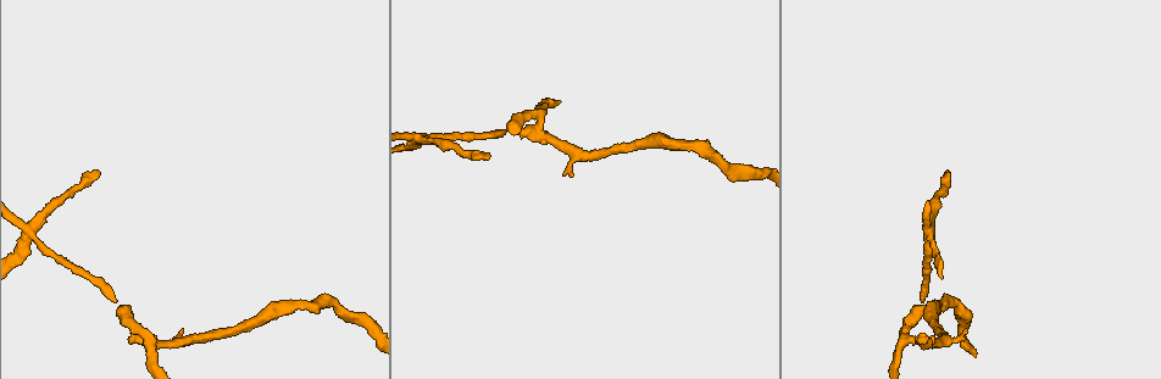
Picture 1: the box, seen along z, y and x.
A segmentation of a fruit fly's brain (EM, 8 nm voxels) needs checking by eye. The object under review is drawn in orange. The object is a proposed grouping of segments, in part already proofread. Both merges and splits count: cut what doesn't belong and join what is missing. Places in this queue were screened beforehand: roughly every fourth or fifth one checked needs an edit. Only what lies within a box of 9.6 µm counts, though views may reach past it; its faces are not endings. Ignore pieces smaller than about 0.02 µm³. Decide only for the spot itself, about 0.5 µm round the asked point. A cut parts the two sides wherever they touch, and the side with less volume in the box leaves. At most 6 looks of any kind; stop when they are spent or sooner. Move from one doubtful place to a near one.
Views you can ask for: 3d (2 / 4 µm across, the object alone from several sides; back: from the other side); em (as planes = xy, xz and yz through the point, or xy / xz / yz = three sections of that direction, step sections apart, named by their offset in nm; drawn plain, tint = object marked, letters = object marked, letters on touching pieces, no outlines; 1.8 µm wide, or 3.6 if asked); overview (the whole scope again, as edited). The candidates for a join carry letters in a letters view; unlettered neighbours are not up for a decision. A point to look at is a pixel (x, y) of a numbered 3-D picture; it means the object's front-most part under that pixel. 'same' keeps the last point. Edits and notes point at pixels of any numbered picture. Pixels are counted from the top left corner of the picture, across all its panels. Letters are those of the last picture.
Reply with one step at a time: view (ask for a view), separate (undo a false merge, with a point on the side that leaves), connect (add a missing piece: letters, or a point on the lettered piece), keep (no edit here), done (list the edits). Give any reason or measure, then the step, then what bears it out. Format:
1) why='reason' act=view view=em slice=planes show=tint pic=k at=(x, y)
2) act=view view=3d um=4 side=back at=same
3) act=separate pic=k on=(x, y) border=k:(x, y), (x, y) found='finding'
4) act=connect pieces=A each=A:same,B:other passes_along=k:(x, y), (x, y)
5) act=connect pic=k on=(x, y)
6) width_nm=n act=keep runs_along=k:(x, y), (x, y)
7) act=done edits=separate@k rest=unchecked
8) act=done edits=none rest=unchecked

why='branch stops here' act=view view=3d um=4 pic=1 at=(489, 157)

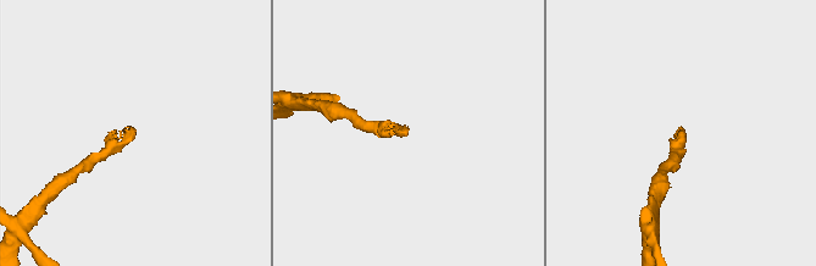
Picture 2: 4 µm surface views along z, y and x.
why='now the EM' act=view view=em slice=planes show=letters pic=2 at=(132, 128)

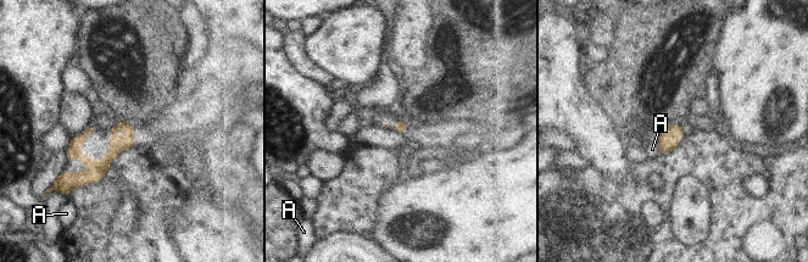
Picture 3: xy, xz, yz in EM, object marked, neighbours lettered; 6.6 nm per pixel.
longest_contact=A:80nm act=keep each=A:other runs_along=3:(129, 127), (112, 154), (82, 183) found='none of them fits'

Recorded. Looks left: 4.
why='four arms meet' act=view view=em slice=xz step=8 show=letters pic=1 at=(422, 137)

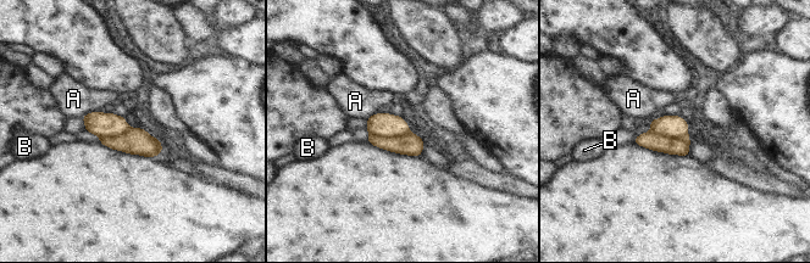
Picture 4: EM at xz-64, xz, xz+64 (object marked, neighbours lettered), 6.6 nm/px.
act=view view=em slice=planes show=letters at=same

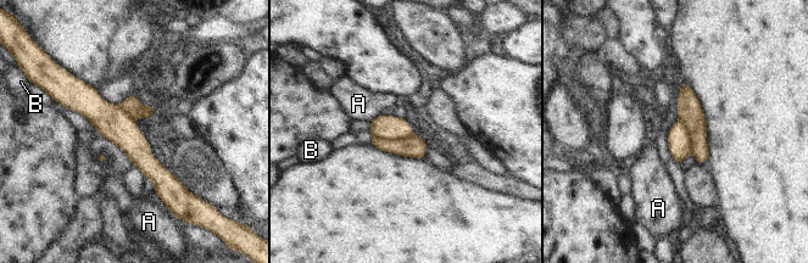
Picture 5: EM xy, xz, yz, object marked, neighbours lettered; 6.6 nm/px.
act=separate pic=5 on=(413, 146) each=A:other,B:other border=5:(412, 134), (399, 139), (373, 138) found='two cells meet here'

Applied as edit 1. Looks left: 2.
act=done edits=separate@5 rest=unchecked

